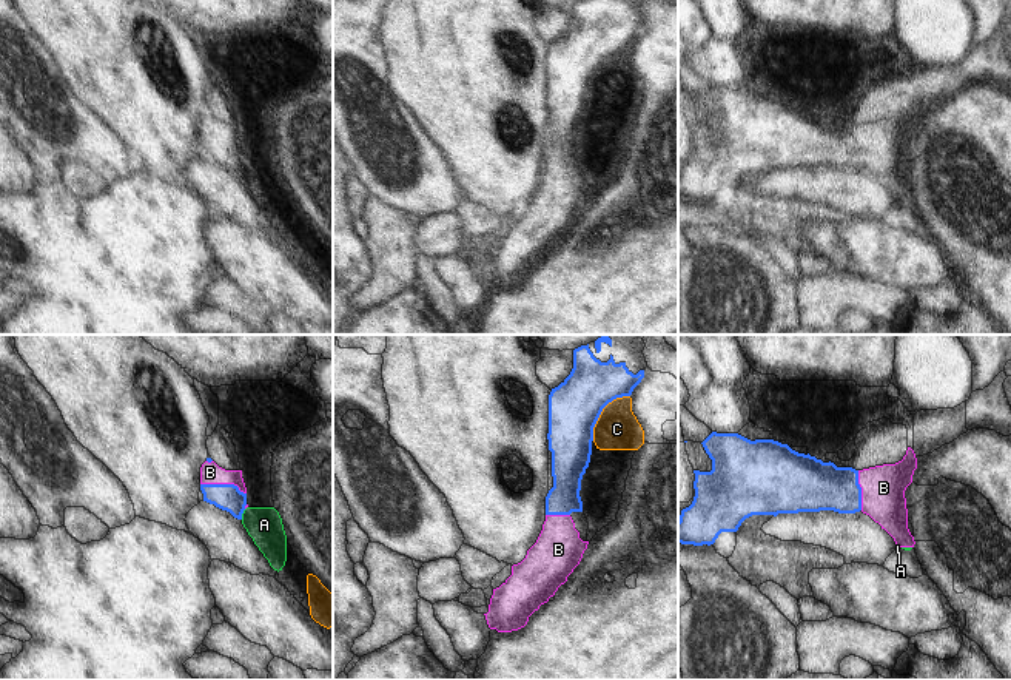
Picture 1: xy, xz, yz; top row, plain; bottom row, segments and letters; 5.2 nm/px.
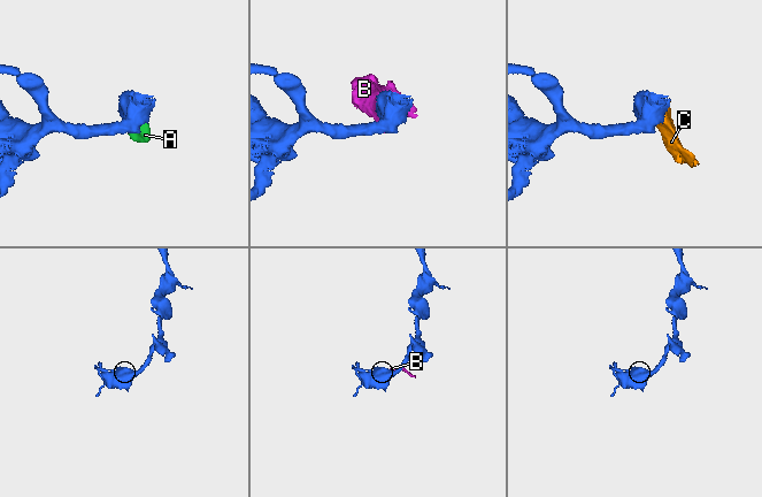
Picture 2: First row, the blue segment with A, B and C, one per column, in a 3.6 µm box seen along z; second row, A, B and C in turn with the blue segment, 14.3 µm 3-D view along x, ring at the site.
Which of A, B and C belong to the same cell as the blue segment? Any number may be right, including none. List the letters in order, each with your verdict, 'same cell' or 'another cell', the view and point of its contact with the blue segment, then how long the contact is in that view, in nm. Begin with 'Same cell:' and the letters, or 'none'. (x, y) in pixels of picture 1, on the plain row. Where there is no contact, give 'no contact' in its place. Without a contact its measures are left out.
Same cell: B
A: another cell | xy (242, 167) | 60 nm
B: same cell | xy (224, 139) | 240 nm
C: another cell | xz (601, 65) | 300 nm

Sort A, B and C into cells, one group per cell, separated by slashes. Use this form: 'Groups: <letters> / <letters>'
Groups: A C / B

